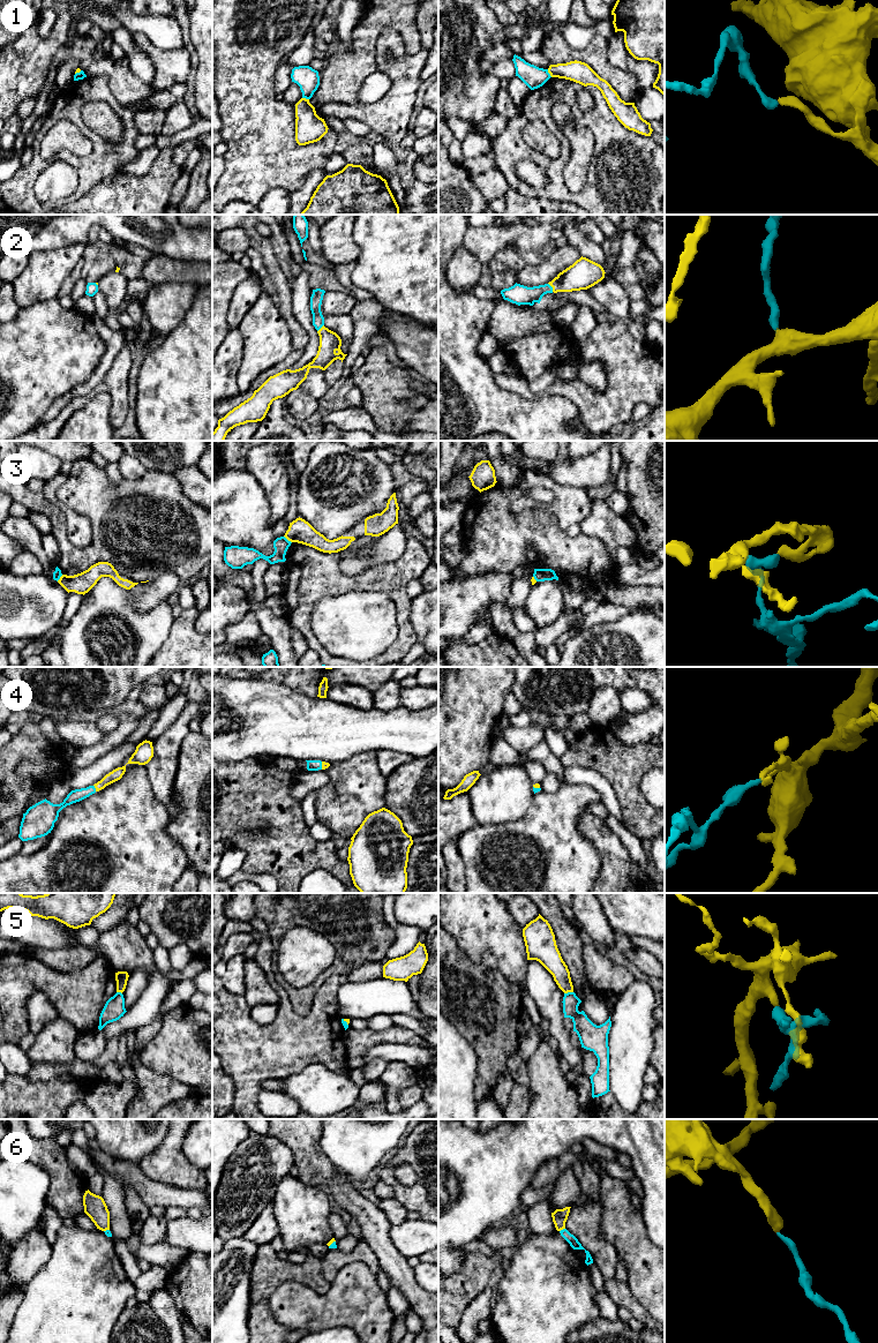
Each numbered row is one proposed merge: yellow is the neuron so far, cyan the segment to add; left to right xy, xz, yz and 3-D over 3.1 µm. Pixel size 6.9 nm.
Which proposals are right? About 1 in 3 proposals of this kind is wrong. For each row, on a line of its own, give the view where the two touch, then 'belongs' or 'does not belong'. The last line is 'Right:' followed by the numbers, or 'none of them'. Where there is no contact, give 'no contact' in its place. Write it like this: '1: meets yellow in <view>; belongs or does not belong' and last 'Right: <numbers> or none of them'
1: meets yellow in yz; does not belong
2: meets yellow in yz; belongs
3: meets yellow in xz; does not belong
4: meets yellow in xy; belongs
5: meets yellow in yz; does not belong
6: meets yellow in yz; does not belong
Right: 2, 4

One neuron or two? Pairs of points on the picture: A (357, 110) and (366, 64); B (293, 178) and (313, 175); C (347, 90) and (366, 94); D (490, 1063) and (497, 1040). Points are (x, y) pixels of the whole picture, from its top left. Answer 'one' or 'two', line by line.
A: two
B: two
C: two
D: one

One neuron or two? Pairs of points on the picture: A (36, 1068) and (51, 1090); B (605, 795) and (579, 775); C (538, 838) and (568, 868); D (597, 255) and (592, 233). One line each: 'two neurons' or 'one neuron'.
A: two neurons
B: one neuron
C: one neuron
D: two neurons

